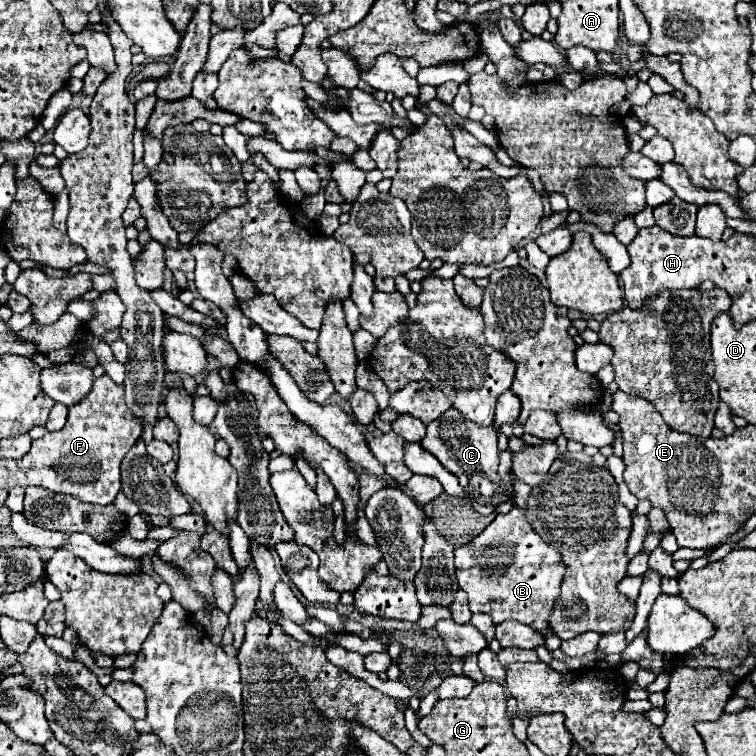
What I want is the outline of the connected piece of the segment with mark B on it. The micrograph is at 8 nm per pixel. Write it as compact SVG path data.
M522 508L498 514L478 538L454 550L454 562L458 584L468 594L472 612L488 614L494 624L516 620L534 630L546 628L552 604L560 592L564 564L558 552L542 542L530 524L526 524Z

